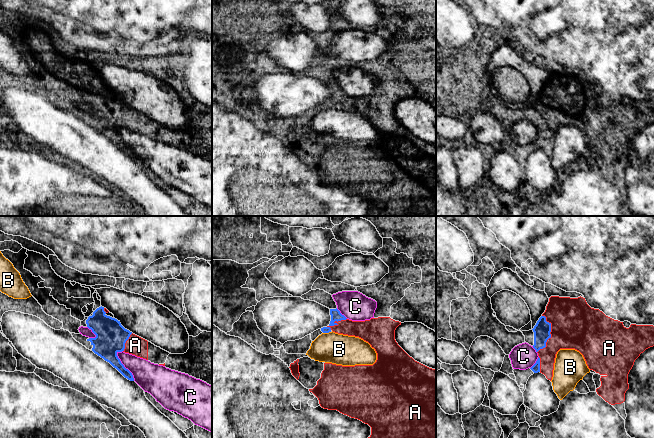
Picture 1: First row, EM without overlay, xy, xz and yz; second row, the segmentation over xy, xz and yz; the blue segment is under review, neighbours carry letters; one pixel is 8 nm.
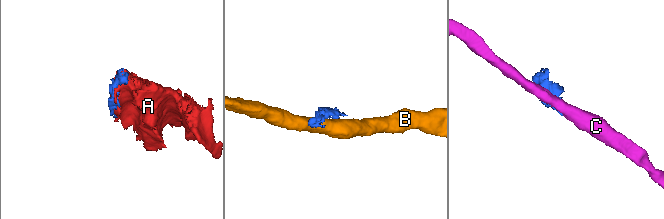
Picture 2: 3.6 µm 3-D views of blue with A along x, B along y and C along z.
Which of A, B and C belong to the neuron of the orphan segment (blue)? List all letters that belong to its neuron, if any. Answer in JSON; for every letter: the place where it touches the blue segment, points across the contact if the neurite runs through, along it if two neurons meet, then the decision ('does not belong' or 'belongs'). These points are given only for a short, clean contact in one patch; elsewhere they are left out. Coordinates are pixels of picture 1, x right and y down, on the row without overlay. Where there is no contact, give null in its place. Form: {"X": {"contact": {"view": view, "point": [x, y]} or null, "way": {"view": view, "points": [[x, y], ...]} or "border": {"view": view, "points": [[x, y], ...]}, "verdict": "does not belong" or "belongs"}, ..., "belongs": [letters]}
{"A": {"contact": {"view": "yz", "point": [550, 111]}, "verdict": "belongs"}, "B": {"contact": {"view": "xz", "point": [326, 108]}, "verdict": "does not belong"}, "C": {"contact": {"view": "xy", "point": [123, 142]}, "verdict": "does not belong"}, "belongs": ["A"]}

